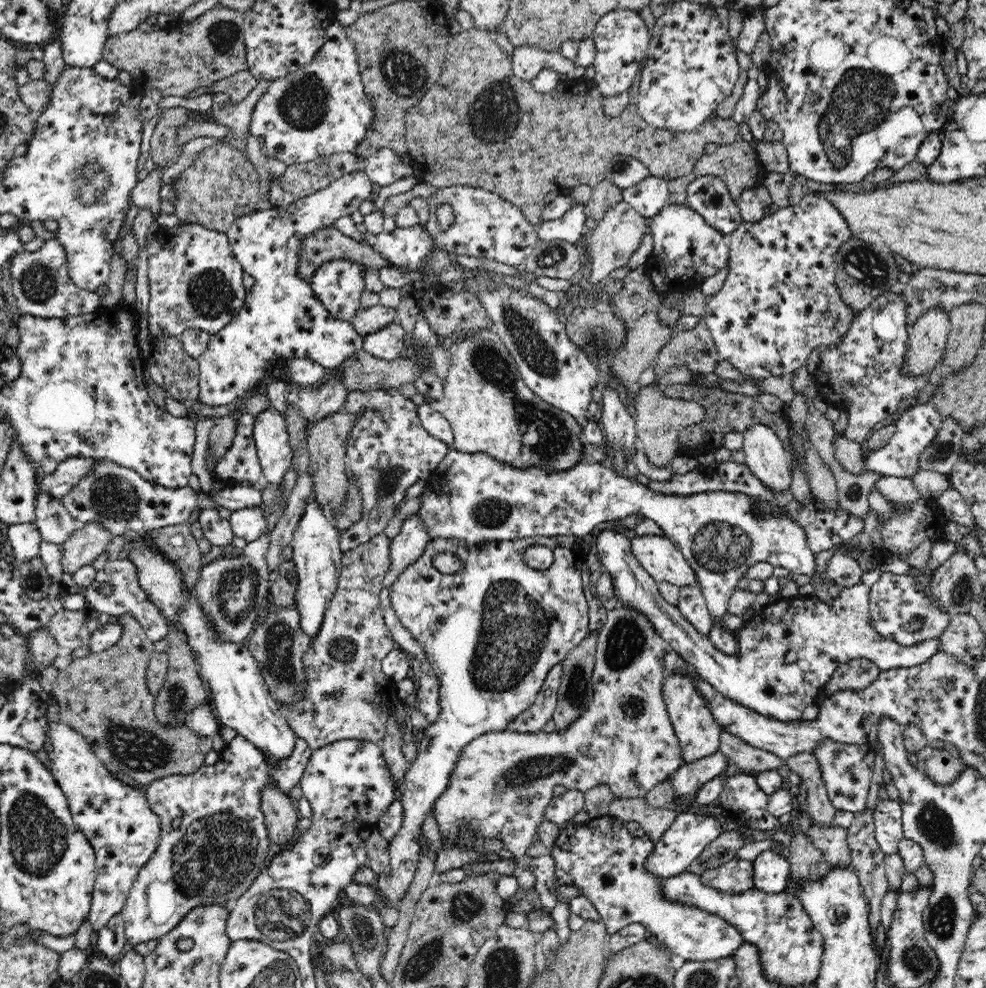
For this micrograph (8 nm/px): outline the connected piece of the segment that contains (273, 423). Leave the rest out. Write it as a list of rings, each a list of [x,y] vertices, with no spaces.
[[[272,410],[257,418],[253,429],[256,452],[260,460],[262,481],[278,486],[291,468],[293,450],[286,422]]]

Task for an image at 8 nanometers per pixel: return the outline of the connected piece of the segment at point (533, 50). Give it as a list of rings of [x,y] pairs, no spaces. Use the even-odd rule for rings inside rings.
[[[535,44],[516,46],[511,57],[514,74],[525,81],[531,81],[544,68],[553,68],[564,76],[580,78],[585,69],[572,60],[564,58],[559,52],[548,52]]]

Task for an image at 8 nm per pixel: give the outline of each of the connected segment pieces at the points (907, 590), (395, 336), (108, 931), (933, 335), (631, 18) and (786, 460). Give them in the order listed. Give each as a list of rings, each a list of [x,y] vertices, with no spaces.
[[[883,573],[870,591],[871,622],[882,637],[912,646],[916,642],[939,638],[948,628],[951,615],[936,606],[929,598],[926,582],[911,575]]]
[[[399,323],[389,324],[372,334],[363,335],[363,349],[376,358],[387,361],[406,356],[404,328]]]
[[[119,913],[102,929],[97,930],[97,933],[96,948],[98,952],[104,955],[107,961],[115,965],[118,964],[122,958],[124,944],[128,942],[128,937],[125,935],[124,918]]]
[[[939,306],[928,308],[909,330],[909,345],[905,364],[911,374],[929,374],[940,360],[940,354],[945,350],[945,344],[950,332],[949,312],[942,310]]]
[[[612,10],[596,23],[592,32],[596,51],[594,82],[605,97],[620,94],[632,86],[632,80],[638,76],[639,65],[647,57],[650,36],[648,27],[636,10]]]
[[[754,424],[743,433],[745,465],[772,490],[788,490],[791,483],[791,456],[772,428]]]

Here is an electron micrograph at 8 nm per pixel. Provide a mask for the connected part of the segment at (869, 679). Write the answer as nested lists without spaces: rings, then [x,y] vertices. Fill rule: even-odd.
[[[858,658],[838,666],[825,686],[825,694],[842,690],[863,690],[875,682],[882,670],[867,658]]]

